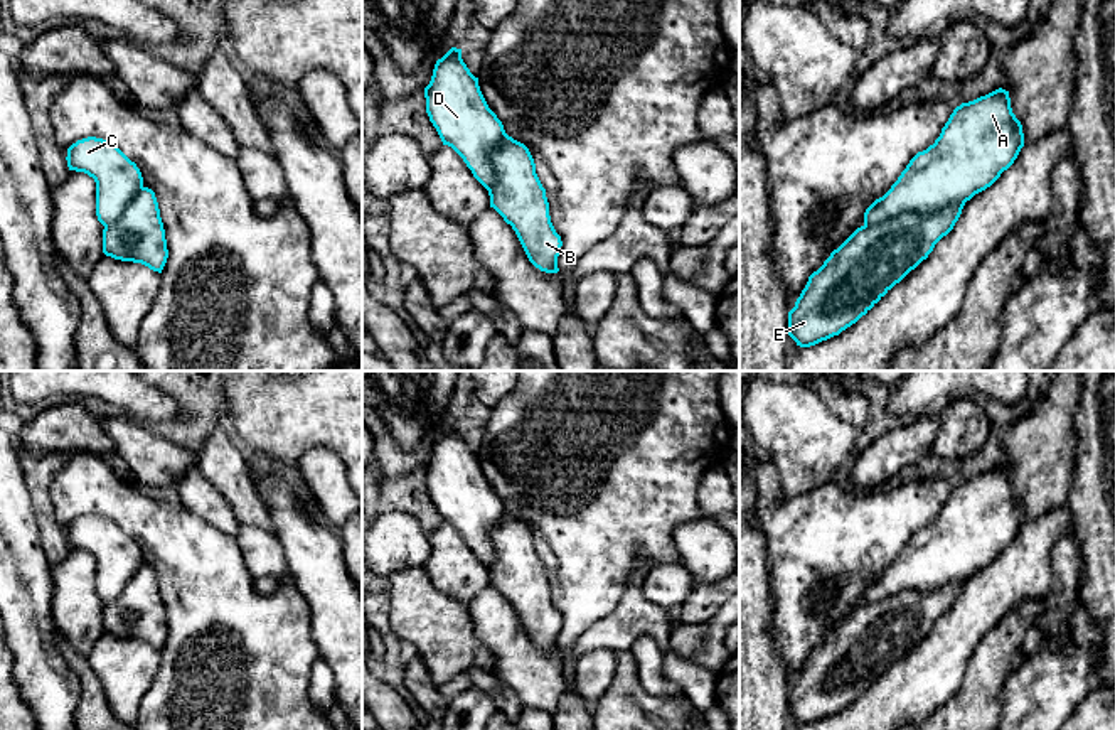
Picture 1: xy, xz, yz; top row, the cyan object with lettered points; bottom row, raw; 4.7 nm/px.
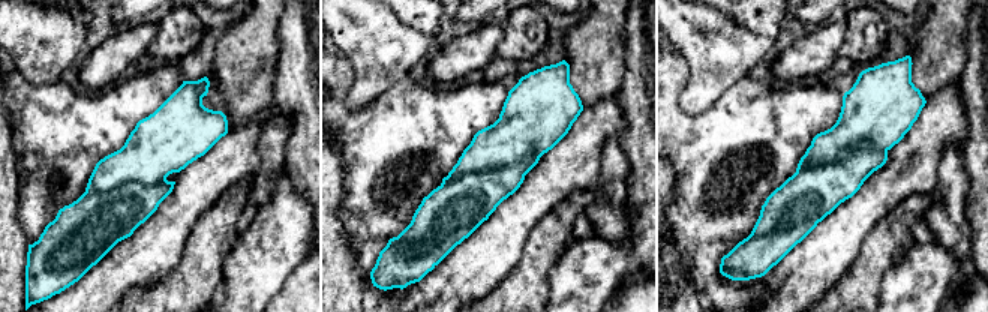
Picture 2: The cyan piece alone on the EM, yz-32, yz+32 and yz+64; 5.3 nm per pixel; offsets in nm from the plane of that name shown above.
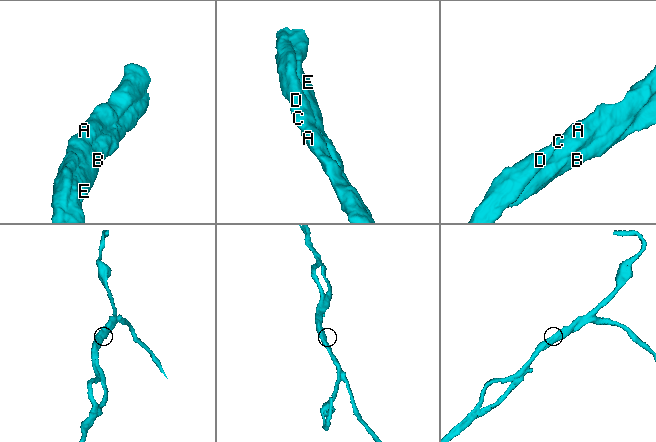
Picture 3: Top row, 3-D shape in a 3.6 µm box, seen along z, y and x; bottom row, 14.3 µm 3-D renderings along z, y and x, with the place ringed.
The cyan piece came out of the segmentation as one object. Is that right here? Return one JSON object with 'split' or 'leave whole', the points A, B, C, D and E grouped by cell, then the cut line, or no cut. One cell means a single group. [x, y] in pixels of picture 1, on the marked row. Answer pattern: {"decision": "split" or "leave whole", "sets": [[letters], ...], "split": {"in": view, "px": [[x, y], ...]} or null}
{"decision": "leave whole", "sets": [["A", "B", "C", "D", "E"]], "split": null}

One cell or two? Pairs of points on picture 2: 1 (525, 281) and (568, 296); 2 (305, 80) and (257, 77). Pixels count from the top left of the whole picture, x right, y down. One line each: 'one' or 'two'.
1: two
2: two

